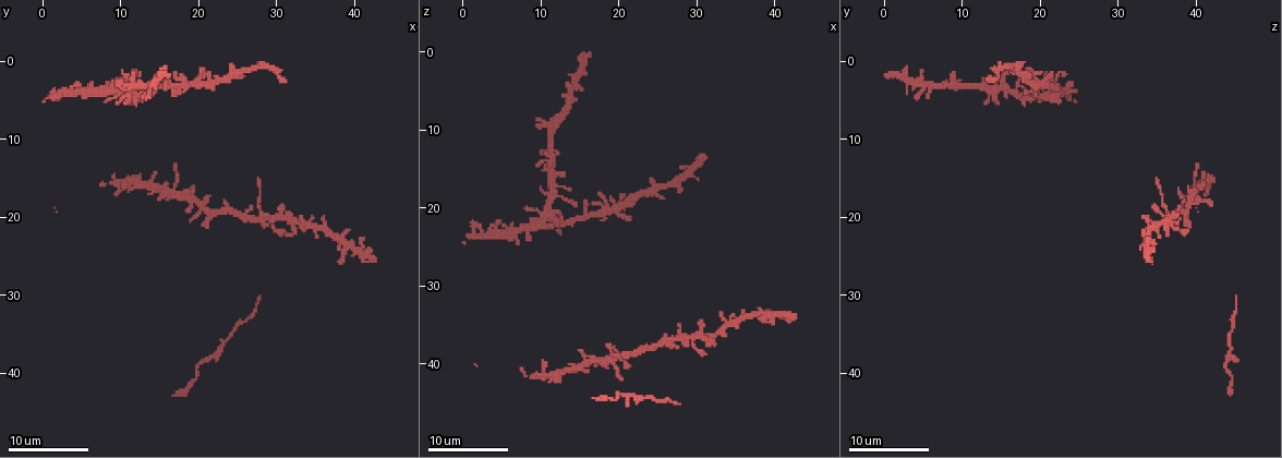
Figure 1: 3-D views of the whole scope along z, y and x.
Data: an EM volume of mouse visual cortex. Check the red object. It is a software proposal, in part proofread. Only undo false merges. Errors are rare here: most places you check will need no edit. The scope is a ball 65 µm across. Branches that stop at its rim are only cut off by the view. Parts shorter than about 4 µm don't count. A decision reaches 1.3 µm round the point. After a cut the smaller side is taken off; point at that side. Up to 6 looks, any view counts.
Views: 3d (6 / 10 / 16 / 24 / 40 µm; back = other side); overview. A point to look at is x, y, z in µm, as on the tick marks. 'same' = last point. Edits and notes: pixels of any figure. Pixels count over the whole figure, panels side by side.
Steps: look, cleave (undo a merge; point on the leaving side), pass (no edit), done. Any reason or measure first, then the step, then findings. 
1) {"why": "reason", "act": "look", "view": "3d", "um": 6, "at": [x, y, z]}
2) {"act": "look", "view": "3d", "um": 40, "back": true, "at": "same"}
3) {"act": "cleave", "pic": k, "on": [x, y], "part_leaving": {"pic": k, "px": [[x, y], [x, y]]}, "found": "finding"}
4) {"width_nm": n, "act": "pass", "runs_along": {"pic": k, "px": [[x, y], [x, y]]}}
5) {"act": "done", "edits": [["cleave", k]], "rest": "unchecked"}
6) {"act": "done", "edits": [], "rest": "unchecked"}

{"act": "look", "view": "3d", "um": 10, "at": [29.5, 20.5, 36.5]}

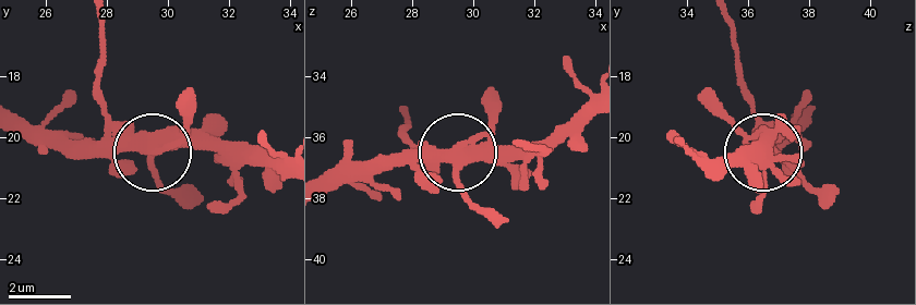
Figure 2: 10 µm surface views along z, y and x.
{"arms": 3, "act": "pass", "runs_along": {"pic": 2, "px": [[17, 121], [87, 147], [241, 147]]}, "found": "continuous, no second neuron"}

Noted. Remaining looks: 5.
{"why": "looks like a crossing", "act": "look", "view": "3d", "um": 10, "at": [19.0, 18.0, 39.5]}

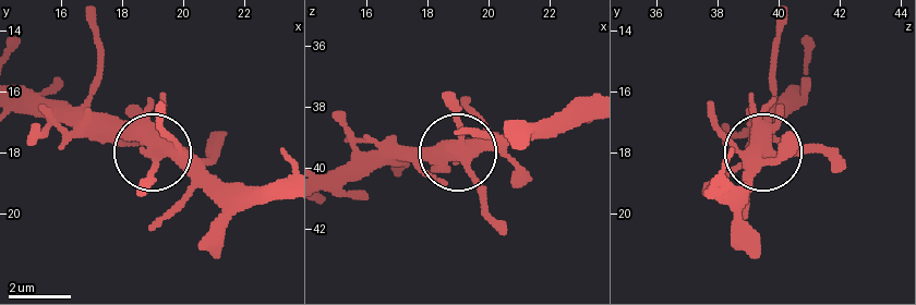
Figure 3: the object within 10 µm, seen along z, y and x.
{"act": "pass", "found": "continuous, no second neuron"}

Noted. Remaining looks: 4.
{"why": "looks like a crossing", "act": "look", "view": "3d", "um": 16, "at": [11.5, 4.5, 20.5]}

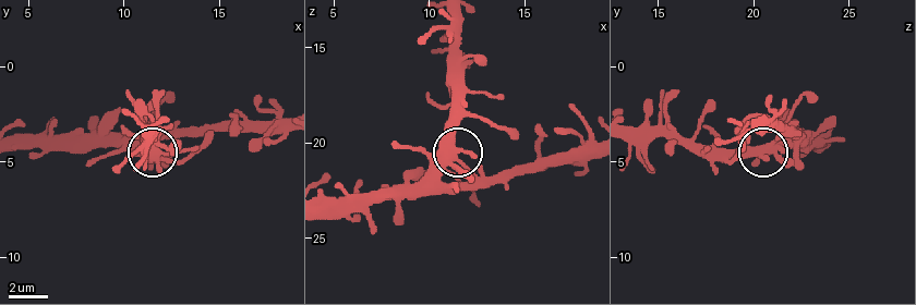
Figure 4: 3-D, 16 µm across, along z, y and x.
{"act": "pass", "found": "continuous, no second neuron"}

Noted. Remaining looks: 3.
{"act": "done", "edits": [], "rest": "unchecked"}

